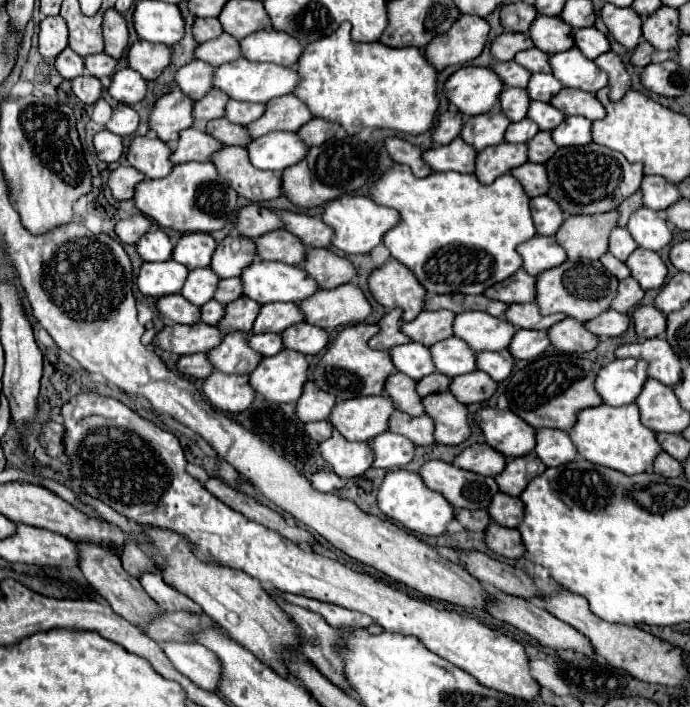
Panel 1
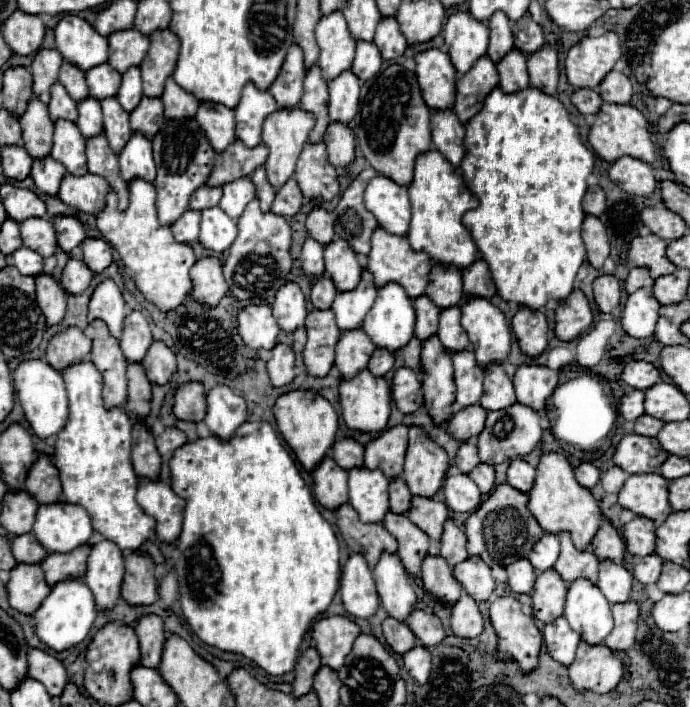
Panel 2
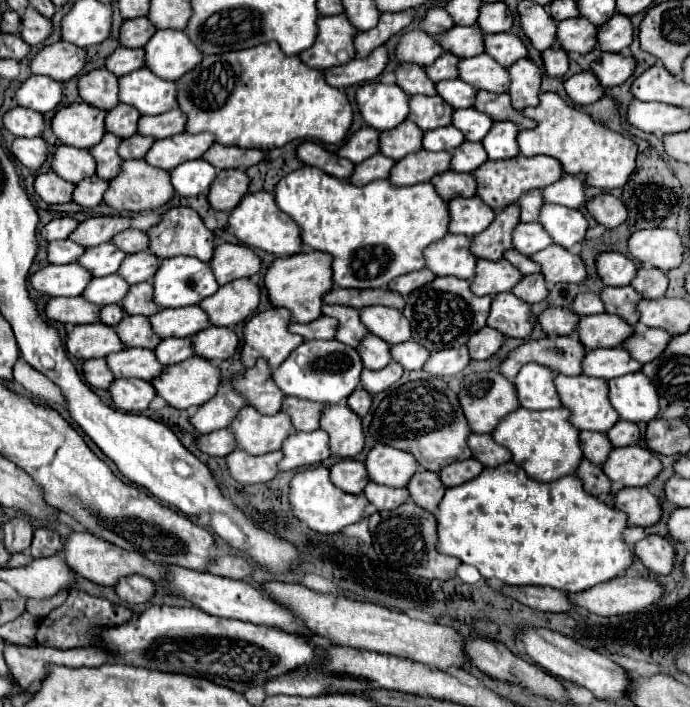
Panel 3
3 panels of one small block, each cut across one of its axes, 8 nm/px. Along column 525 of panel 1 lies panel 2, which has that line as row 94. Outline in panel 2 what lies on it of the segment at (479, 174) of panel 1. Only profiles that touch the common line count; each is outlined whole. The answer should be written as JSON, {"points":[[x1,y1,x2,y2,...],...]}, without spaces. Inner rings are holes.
{"points":[[170,28,164,32,156,32,150,38,150,50,142,64,144,96,162,98,166,78,172,76,178,60,178,48,180,48,180,42]]}

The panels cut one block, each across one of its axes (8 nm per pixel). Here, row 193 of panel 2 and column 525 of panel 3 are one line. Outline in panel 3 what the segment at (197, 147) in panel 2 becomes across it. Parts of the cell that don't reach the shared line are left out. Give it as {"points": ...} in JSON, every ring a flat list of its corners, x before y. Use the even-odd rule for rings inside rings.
{"points":[[516,156,512,160,488,160,478,170,474,170,474,176,478,182,476,194,490,208,494,208,494,212,500,212,500,208,506,208,508,204,518,202,518,198,524,192,532,188,546,188,548,184,554,184,556,180,560,180,560,176,564,176,564,168,560,168,560,162,556,162,556,158,552,156,532,156,532,158]]}

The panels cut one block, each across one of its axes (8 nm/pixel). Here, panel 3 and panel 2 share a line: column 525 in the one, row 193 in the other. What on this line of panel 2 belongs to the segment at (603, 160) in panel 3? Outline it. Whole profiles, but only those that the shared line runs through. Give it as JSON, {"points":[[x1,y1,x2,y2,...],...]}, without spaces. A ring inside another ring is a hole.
{"points":[[134,180,130,184,130,206,124,212,118,210,116,194,110,192,106,208,96,214,96,228,100,236,118,252,120,262,132,272,136,288,148,302,156,304,162,312,172,312,172,308,178,308,184,302,186,294,192,290,190,268,196,264,196,256,188,244,178,244,174,240,168,226,158,222,156,190,152,184]]}

